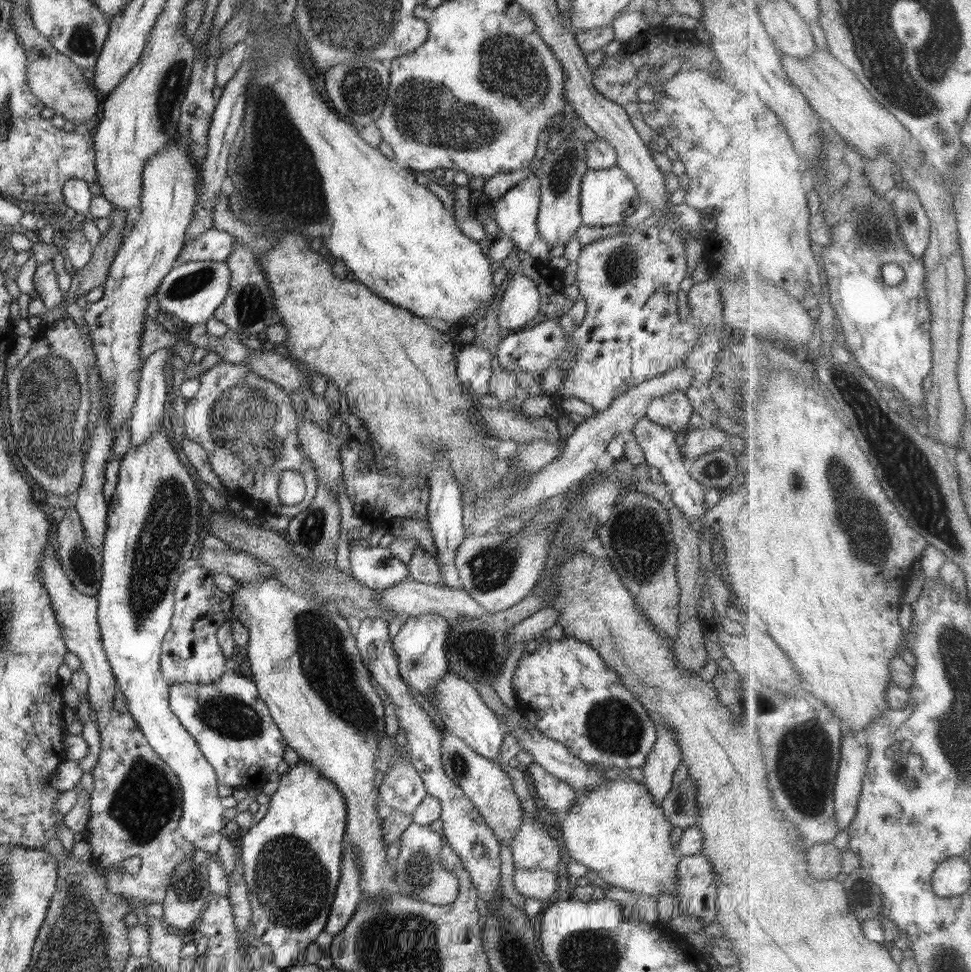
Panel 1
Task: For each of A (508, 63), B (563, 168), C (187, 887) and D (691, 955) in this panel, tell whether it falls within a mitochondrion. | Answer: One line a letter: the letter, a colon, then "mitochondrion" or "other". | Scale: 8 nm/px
A: mitochondrion
B: mitochondrion
C: mitochondrion
D: other

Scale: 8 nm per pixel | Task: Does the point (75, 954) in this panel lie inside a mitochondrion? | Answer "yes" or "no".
yes

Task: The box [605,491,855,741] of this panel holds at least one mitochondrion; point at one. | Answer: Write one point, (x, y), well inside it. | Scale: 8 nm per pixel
(640, 556)

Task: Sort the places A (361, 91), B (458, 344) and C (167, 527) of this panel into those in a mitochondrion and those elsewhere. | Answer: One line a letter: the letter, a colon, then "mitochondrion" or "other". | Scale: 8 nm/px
A: mitochondrion
B: other
C: mitochondrion

